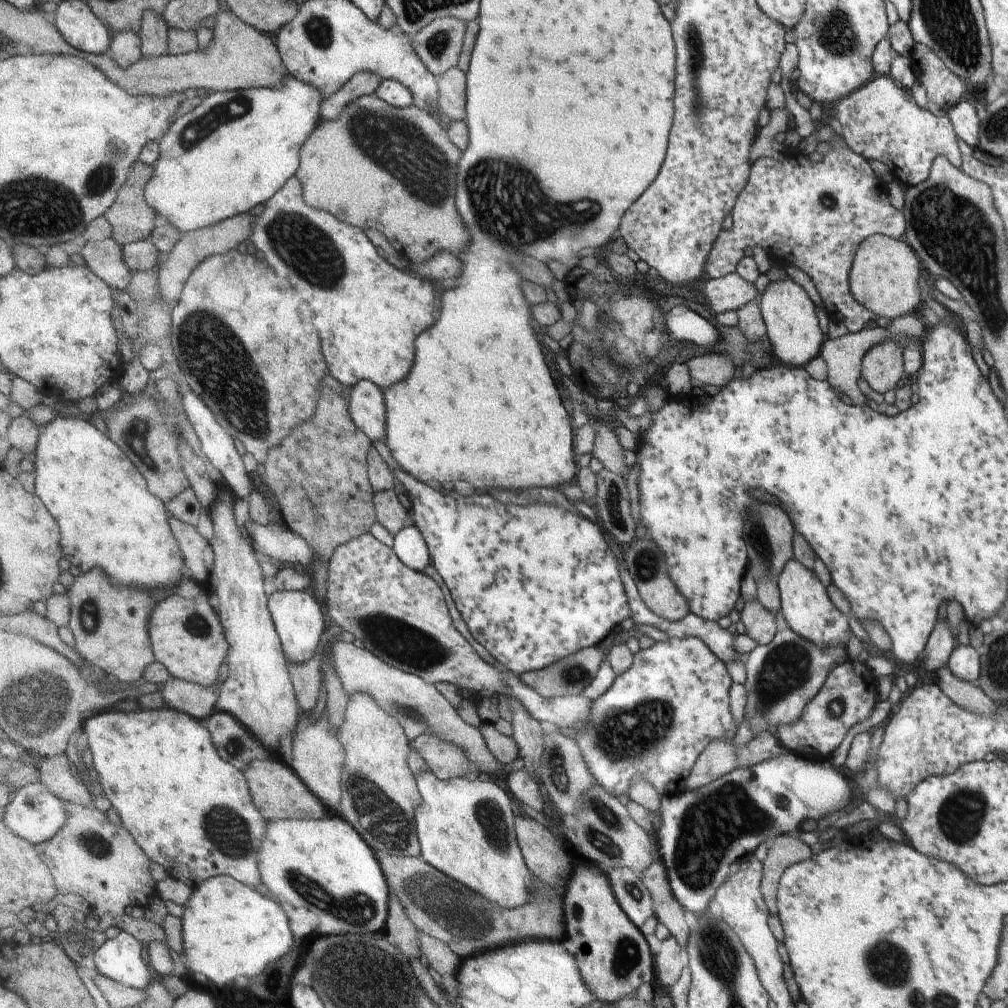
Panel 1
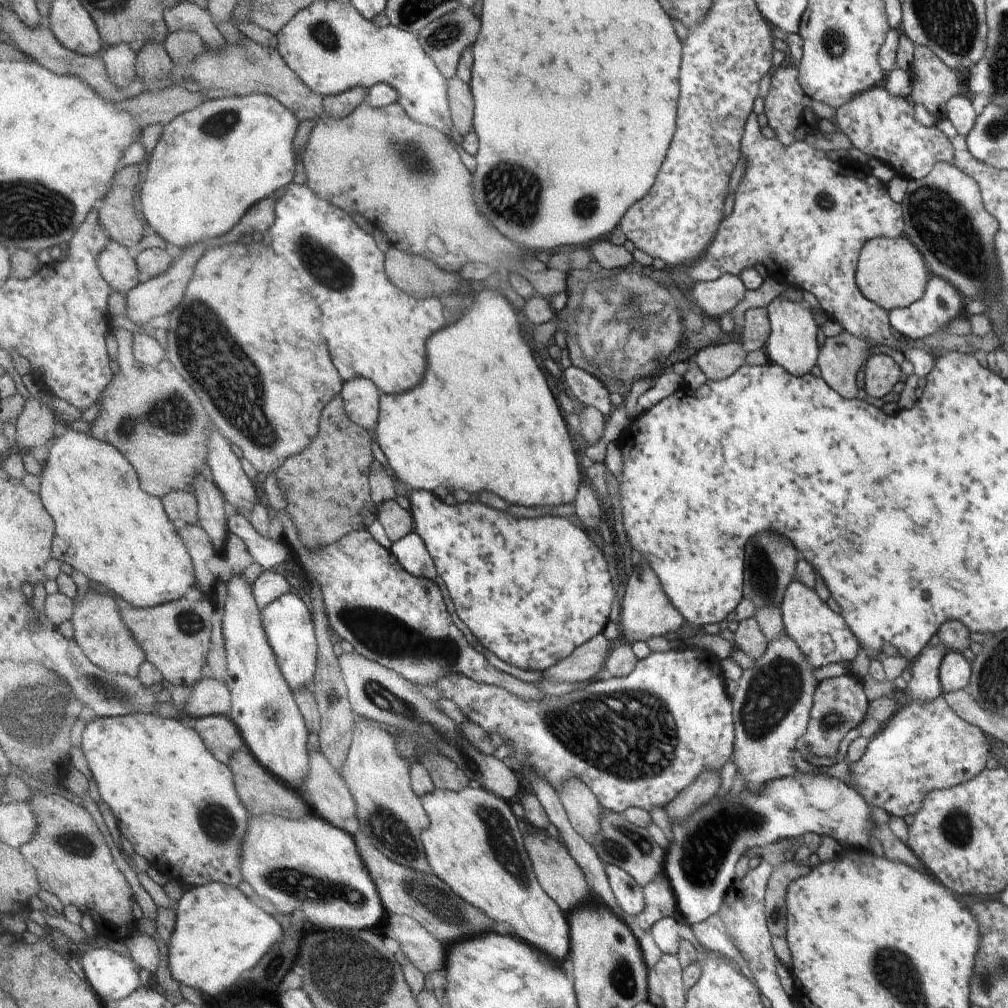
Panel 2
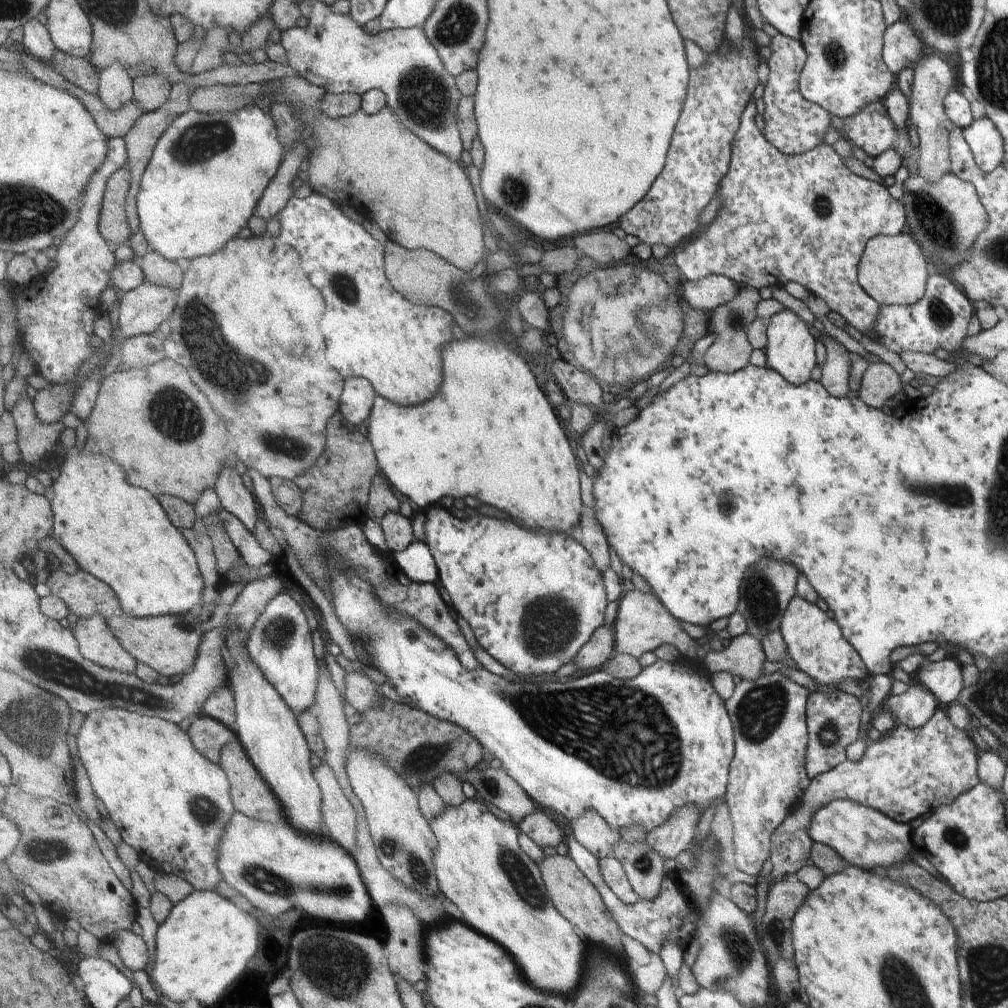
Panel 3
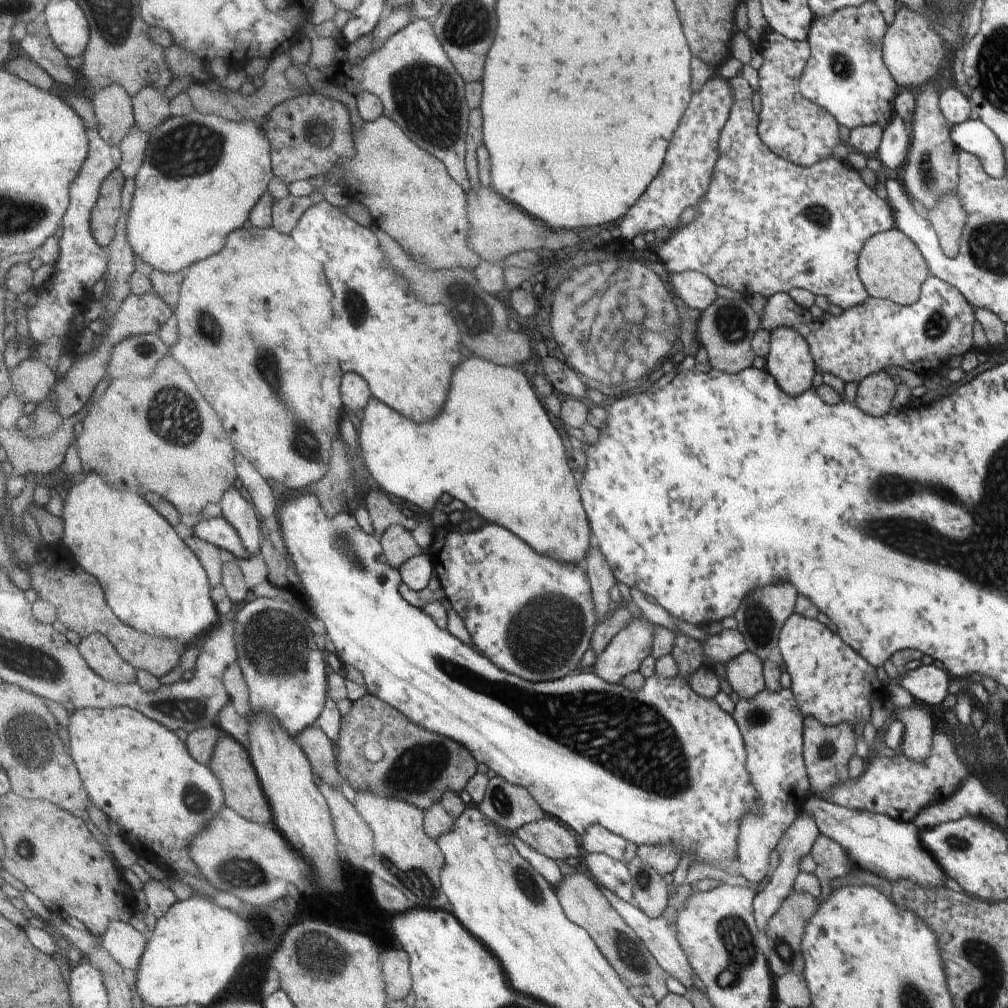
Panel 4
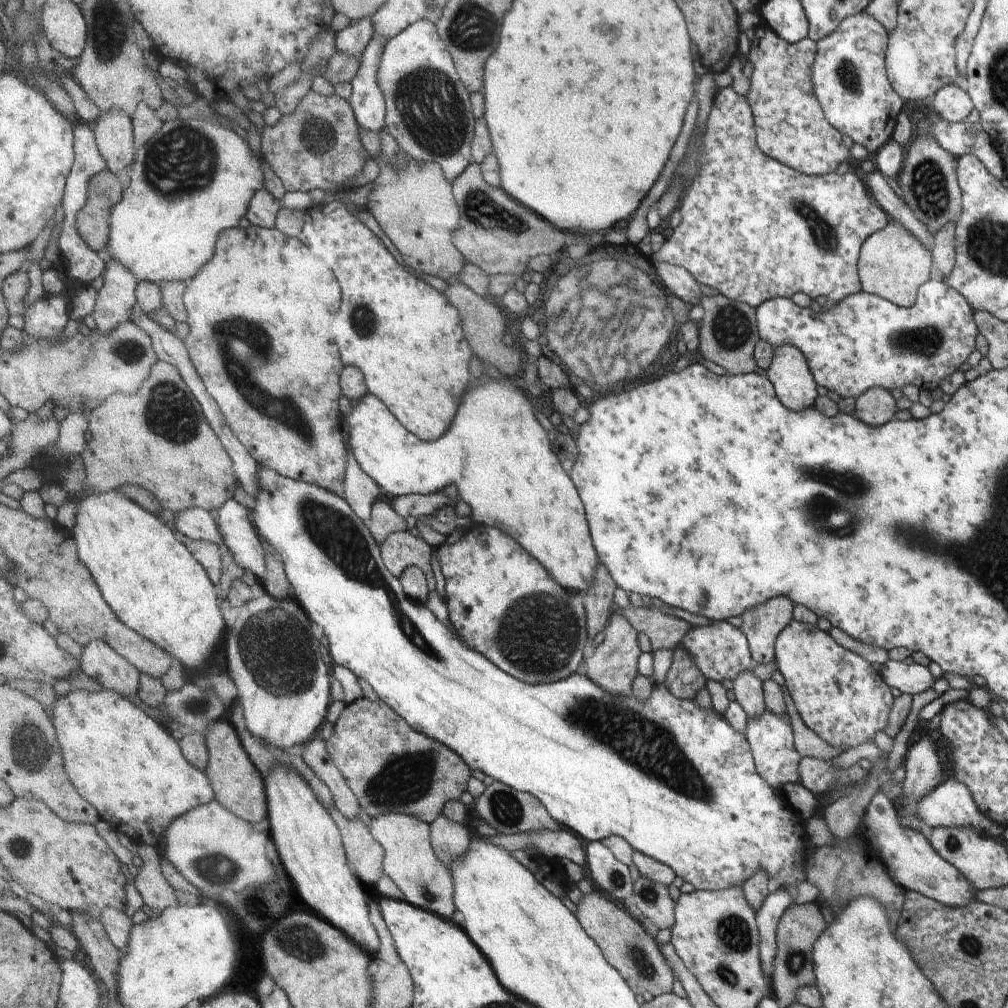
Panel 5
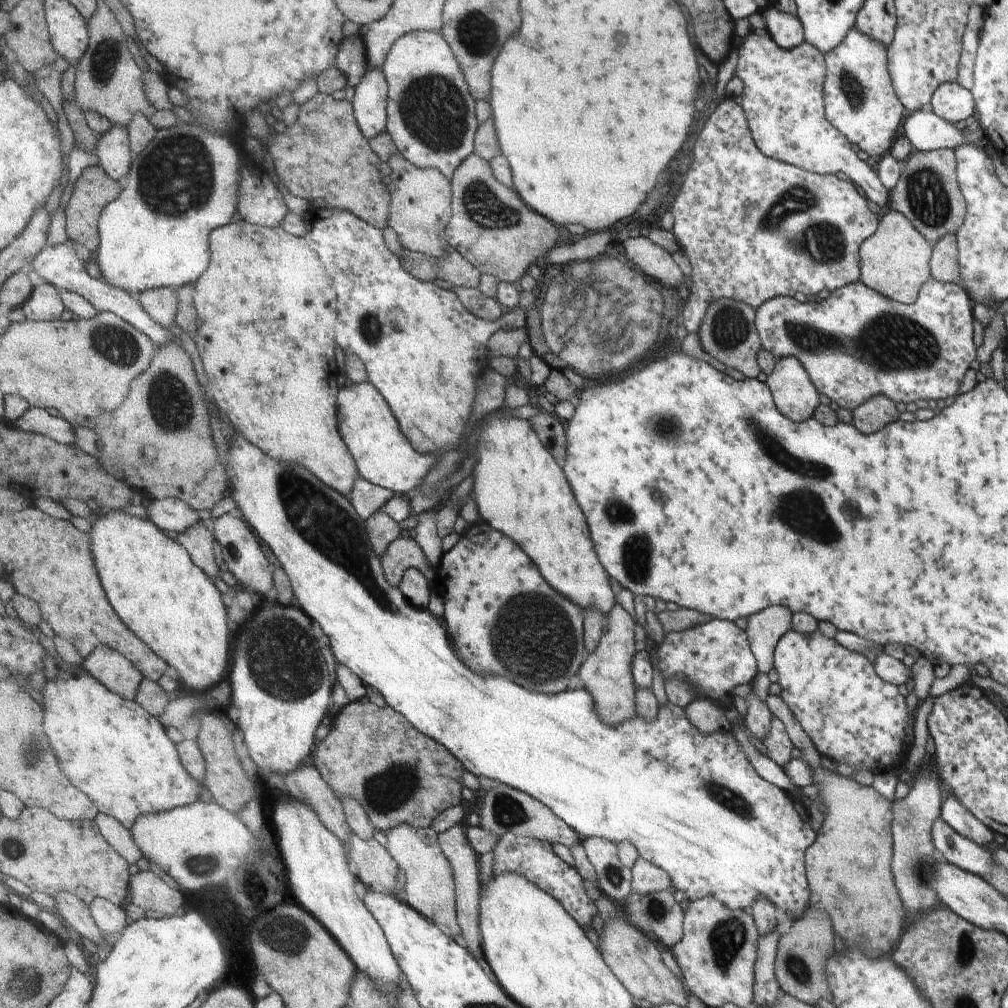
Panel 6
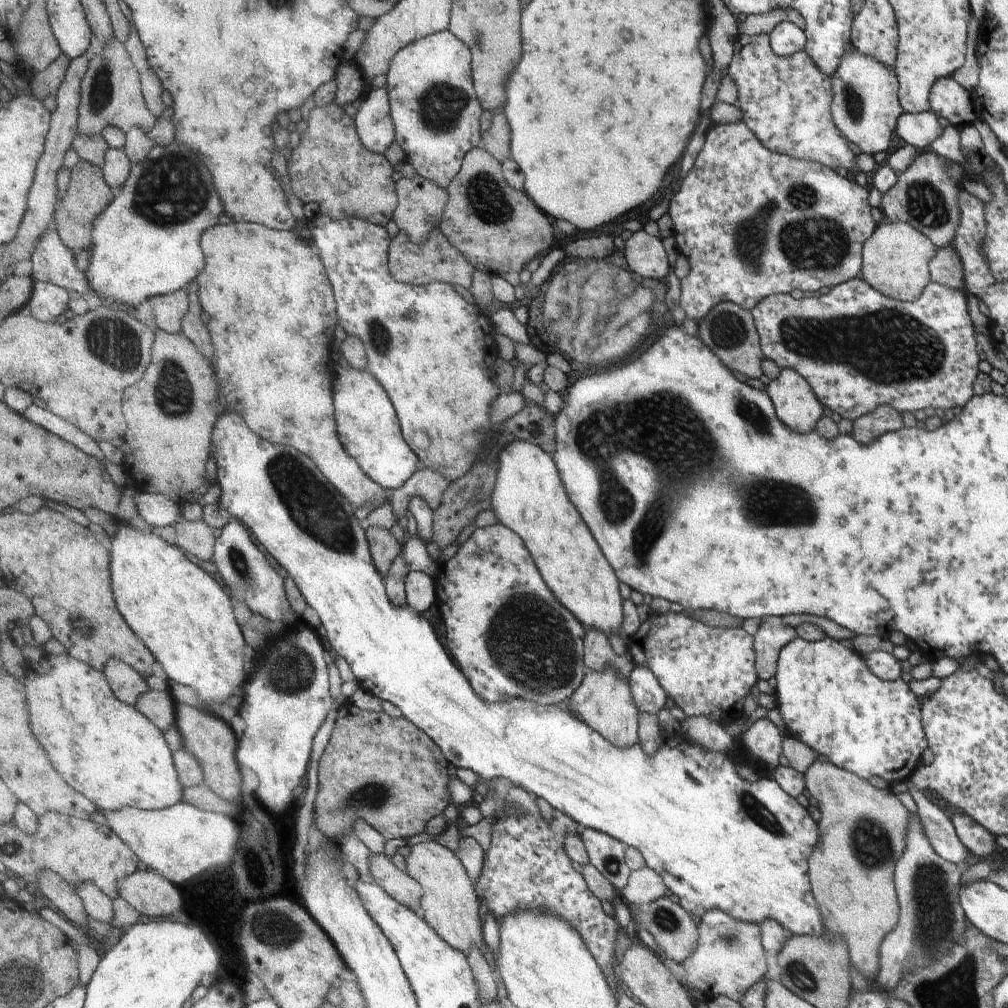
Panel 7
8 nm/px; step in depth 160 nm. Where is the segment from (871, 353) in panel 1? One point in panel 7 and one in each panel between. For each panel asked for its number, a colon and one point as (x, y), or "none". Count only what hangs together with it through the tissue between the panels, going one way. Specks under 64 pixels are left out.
2: (880, 372)
3: (879, 382)
4: (874, 394)
5: (875, 406)
6: (877, 411)
7: (865, 429)

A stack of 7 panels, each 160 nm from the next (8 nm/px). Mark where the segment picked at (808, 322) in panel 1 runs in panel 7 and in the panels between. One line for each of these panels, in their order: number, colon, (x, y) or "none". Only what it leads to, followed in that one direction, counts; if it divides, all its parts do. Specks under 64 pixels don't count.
2: (790, 343)
3: (790, 350)
4: (788, 360)
5: (794, 386)
6: (794, 395)
7: (795, 405)

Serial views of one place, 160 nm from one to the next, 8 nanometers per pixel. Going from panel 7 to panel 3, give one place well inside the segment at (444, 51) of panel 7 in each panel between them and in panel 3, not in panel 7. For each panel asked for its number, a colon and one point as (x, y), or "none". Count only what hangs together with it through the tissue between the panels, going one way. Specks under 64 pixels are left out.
3: (332, 51)
4: (420, 88)
5: (429, 112)
6: (431, 111)

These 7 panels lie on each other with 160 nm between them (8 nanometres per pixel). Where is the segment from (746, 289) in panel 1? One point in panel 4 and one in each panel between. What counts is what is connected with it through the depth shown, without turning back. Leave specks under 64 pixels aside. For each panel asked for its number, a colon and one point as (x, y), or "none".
2: (714, 298)
3: (706, 294)
4: (698, 291)

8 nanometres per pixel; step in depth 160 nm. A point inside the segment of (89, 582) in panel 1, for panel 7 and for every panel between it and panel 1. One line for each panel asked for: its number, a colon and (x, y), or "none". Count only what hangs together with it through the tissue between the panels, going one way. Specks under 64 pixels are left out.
2: (99, 628)
3: (98, 643)
4: (101, 655)
5: (101, 662)
6: (113, 669)
7: (128, 685)

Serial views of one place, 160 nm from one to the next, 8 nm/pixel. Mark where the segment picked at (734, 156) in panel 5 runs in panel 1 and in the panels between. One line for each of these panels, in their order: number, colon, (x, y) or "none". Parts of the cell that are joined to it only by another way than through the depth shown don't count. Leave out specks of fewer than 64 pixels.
1: (813, 216)
2: (804, 218)
3: (828, 213)
4: (776, 226)

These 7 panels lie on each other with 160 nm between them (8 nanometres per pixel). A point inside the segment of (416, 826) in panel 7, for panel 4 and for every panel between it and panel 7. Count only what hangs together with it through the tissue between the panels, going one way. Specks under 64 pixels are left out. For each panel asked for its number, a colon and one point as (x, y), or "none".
4: (380, 749)
5: (392, 768)
6: (401, 776)

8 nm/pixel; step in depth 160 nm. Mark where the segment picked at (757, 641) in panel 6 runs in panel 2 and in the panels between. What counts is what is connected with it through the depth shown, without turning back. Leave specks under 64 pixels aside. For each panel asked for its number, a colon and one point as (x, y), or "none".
2: (770, 560)
3: (767, 586)
4: (761, 614)
5: (760, 624)

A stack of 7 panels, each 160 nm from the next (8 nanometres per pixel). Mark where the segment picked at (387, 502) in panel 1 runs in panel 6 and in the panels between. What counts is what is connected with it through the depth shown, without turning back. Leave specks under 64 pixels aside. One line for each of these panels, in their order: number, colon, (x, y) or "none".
2: (398, 522)
3: (398, 532)
4: (399, 546)
5: (401, 549)
6: (404, 553)

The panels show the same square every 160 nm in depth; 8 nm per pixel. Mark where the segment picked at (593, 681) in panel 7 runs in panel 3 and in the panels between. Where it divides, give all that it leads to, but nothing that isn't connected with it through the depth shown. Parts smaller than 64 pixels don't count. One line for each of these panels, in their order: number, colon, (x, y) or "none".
3: (643, 624)
4: (632, 646)
5: (614, 666)
6: (608, 674)

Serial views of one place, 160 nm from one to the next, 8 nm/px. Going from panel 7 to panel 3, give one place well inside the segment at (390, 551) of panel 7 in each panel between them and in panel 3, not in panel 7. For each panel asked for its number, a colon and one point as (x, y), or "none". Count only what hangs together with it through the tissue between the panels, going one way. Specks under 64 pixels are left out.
3: (382, 500)
4: (384, 514)
5: (384, 521)
6: (383, 529)

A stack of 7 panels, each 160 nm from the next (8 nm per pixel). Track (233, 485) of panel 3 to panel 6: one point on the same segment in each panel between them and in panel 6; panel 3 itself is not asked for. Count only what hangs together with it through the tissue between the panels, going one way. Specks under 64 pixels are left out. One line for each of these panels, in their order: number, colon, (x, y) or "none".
4: (239, 512)
5: (240, 536)
6: (242, 553)

